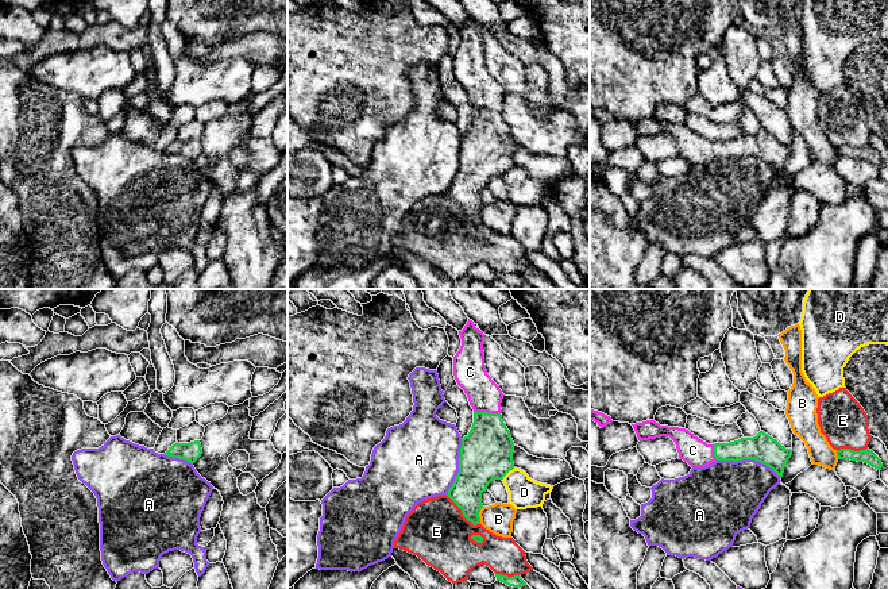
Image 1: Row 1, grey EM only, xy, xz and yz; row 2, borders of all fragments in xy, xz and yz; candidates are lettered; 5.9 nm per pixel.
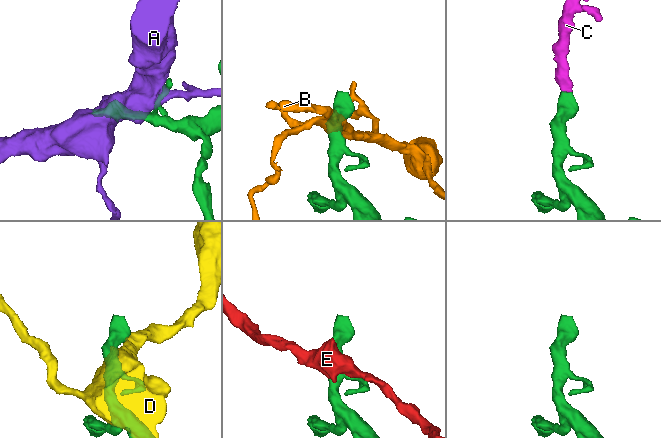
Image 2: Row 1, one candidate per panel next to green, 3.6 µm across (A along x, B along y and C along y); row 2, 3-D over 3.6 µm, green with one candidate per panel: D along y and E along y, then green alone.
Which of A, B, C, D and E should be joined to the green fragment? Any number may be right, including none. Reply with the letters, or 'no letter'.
C

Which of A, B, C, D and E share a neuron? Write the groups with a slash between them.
A / B / C / D / E

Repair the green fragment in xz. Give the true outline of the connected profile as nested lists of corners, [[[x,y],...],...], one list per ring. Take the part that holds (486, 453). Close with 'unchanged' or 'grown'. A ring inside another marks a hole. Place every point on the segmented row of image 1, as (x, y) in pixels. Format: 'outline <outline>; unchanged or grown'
outline [[[468,319],[459,335],[462,346],[453,357],[453,376],[474,409],[474,423],[462,439],[459,473],[447,496],[476,526],[482,493],[493,480],[503,480],[514,469],[514,442],[501,415],[505,394],[486,370],[484,334]]]; grown

